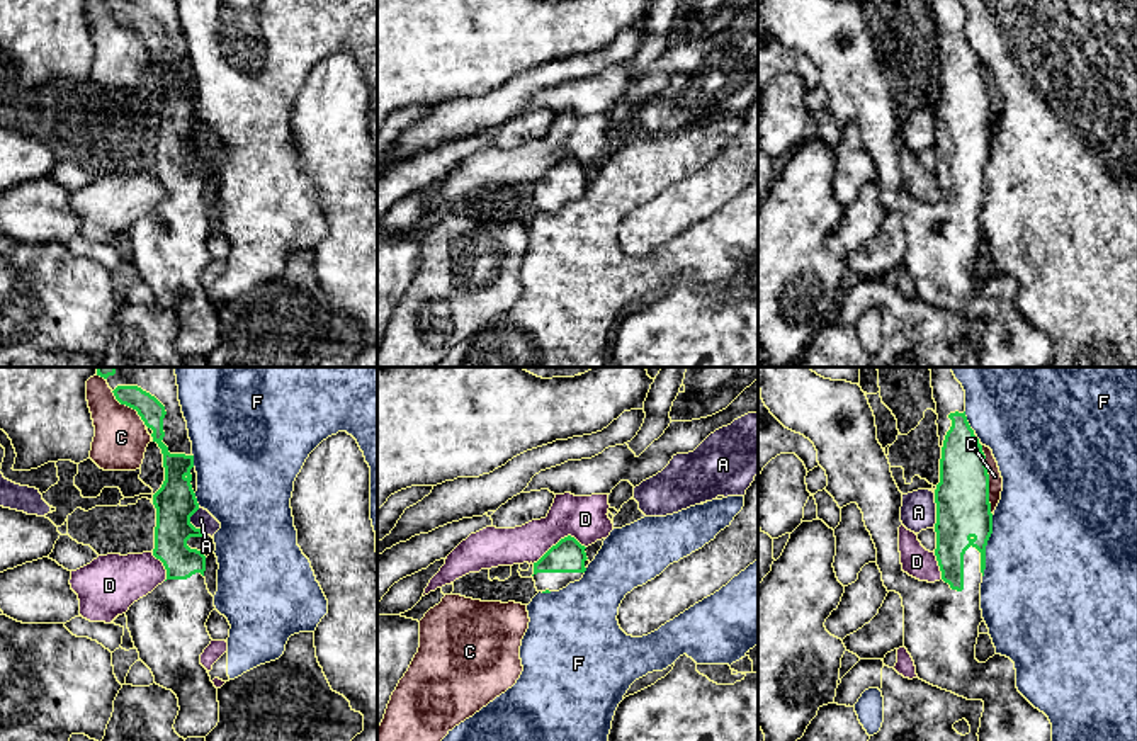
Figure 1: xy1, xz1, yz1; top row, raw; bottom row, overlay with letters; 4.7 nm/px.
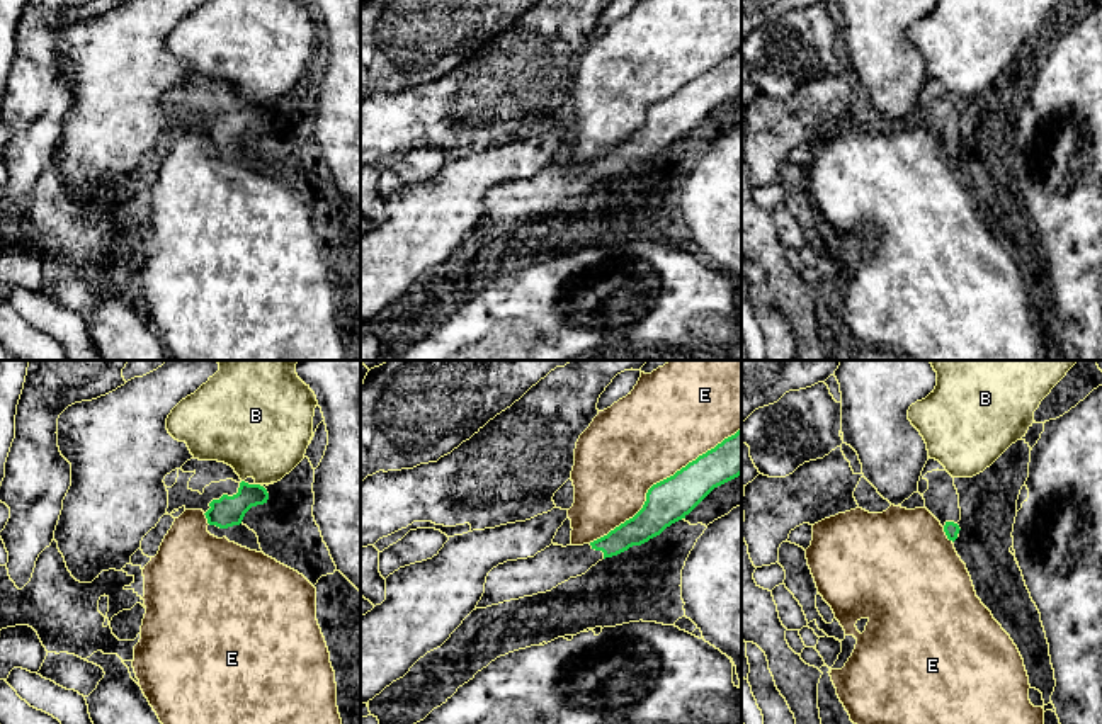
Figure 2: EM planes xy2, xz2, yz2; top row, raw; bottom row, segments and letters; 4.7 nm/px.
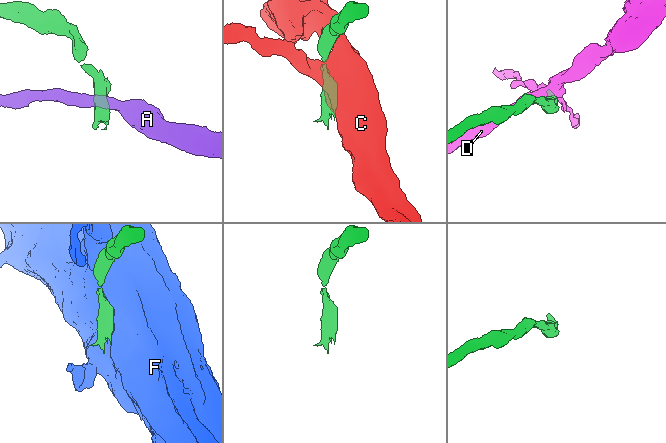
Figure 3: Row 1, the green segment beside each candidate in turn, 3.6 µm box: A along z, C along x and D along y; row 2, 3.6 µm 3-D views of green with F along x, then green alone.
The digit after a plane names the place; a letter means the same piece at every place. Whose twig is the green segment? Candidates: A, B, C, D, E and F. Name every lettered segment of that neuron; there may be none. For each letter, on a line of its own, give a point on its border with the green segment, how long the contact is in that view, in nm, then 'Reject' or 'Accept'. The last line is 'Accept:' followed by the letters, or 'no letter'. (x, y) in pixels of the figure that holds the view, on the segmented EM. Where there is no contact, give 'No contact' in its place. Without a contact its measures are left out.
A: Touches green at yz1 (937, 510). Shared border 170 nm. Reject
B: Touches green at xy2 (257, 485). Shared border 30 nm. Reject
C: Touches green at yz1 (988, 480). Shared border 340 nm. Reject
D: Touches green at xz1 (560, 541). Shared border 260 nm. Reject
E: Touches green at xz2 (660, 481). Shared border 900 nm. Reject
F: Touches green at yz1 (986, 544). Shared border 300 nm. Reject
Accept: no letter

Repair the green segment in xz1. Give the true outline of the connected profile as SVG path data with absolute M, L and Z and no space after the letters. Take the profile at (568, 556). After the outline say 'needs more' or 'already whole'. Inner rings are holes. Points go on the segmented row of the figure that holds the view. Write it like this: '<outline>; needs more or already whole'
M568 535L552 546L537 563L534 563L534 581L537 591L551 593L580 581L590 564L585 546Z; needs more

